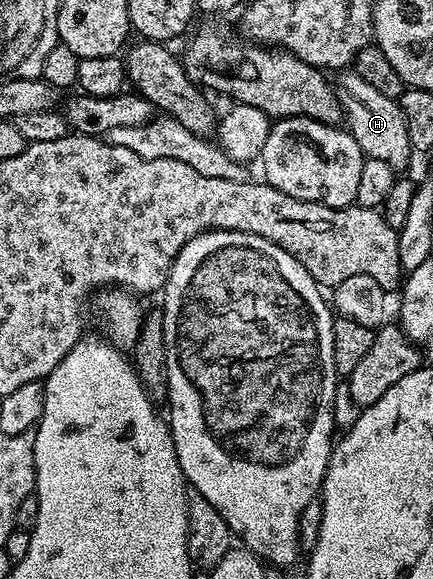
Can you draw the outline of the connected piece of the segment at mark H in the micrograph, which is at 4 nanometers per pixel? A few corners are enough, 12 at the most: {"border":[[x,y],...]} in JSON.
{"border":[[354,71],[334,90],[369,159],[403,169],[414,155],[405,115]]}

